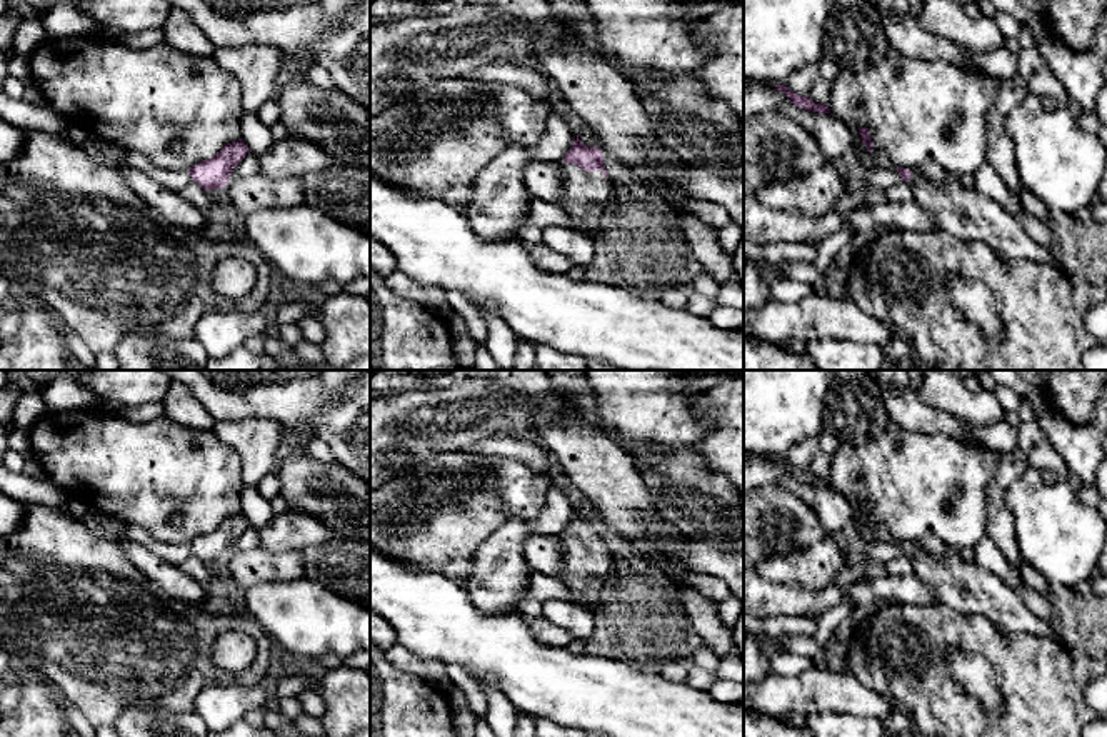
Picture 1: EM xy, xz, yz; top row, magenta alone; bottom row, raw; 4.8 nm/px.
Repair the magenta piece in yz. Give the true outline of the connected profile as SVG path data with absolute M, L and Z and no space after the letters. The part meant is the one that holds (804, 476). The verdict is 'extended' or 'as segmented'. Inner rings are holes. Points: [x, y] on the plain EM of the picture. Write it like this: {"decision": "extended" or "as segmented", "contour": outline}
{"decision": "as segmented", "contour": "M777 457L775 462L784 465L795 480L800 480L809 485L830 487L829 479L820 479L820 477L812 475L807 469L794 467L787 462L785 457L784 459Z"}

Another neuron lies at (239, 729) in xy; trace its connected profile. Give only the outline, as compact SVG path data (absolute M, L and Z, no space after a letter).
M242 719L223 732L208 732L207 737L278 737L278 734L265 727L252 727Z

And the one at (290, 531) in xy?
M290 509L258 529L260 549L272 554L305 550L330 542L335 534L313 515Z

